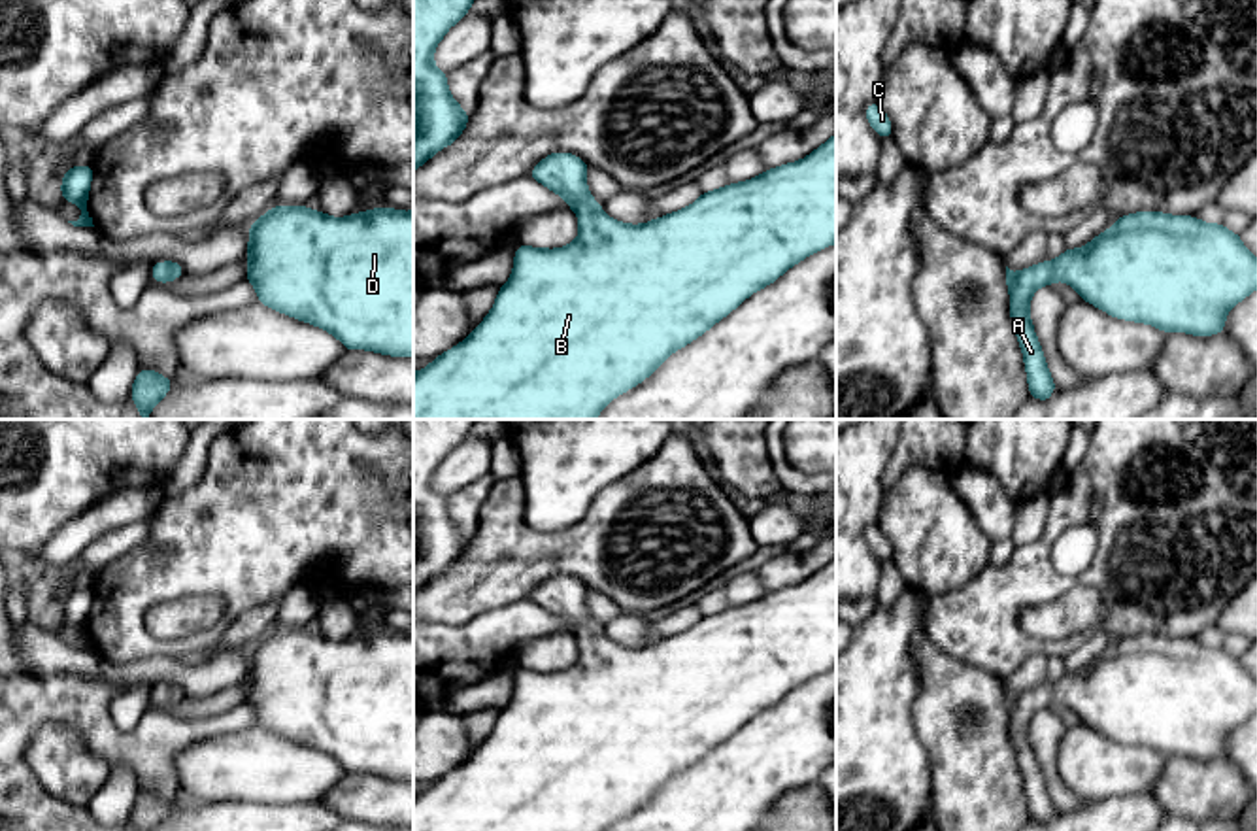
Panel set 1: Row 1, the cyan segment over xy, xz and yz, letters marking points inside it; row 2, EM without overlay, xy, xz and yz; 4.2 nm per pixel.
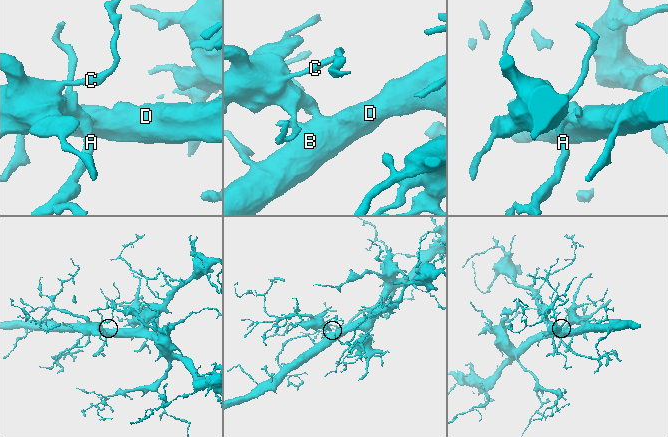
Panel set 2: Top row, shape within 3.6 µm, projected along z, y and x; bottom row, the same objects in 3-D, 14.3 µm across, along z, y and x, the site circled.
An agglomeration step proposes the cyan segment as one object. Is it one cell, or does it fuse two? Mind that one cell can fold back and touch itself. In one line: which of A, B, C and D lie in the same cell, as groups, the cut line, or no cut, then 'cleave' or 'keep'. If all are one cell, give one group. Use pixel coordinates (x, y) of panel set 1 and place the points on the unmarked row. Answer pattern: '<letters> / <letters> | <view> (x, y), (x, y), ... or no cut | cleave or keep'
A B C D | no cut | keep

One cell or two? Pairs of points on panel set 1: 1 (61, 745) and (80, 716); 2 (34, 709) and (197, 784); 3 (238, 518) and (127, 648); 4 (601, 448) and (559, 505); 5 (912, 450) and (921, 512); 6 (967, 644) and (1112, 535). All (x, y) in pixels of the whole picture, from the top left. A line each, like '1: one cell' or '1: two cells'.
1: two cells
2: two cells
3: one cell
4: one cell
5: two cells
6: one cell

